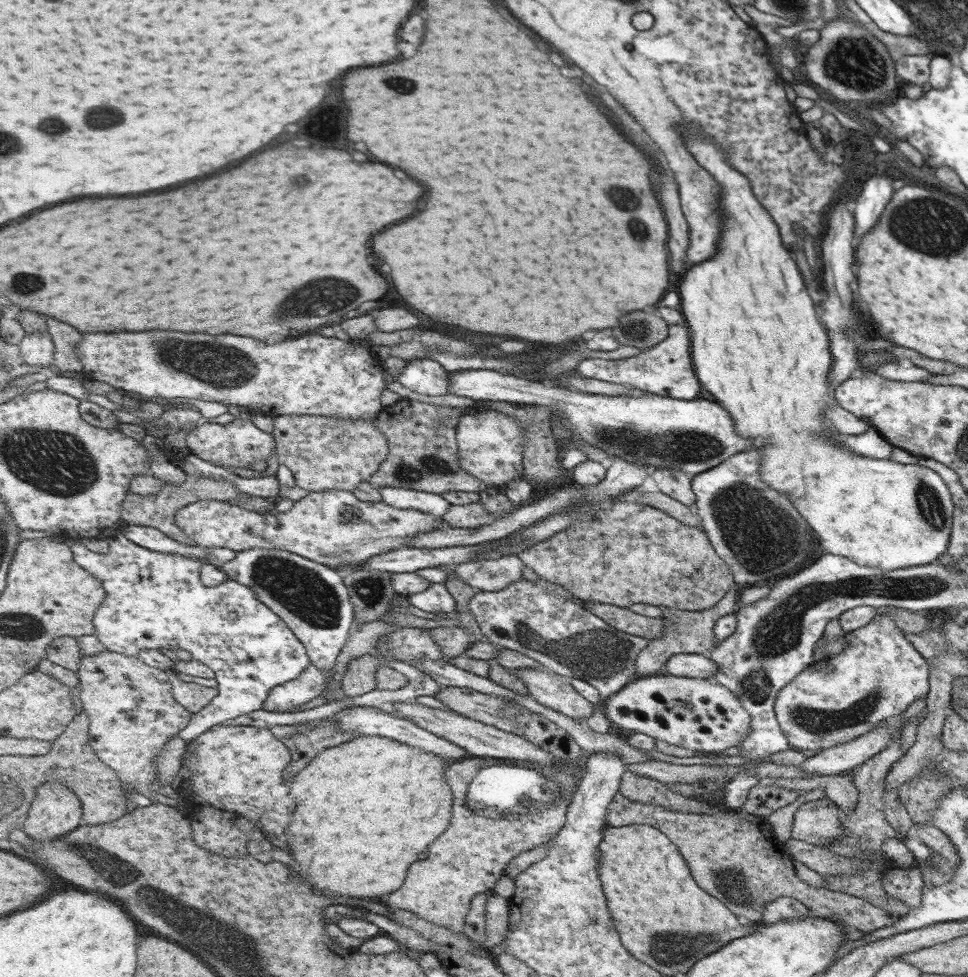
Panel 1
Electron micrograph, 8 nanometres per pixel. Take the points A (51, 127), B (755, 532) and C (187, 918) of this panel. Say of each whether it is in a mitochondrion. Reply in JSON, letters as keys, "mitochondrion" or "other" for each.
{"A":"mitochondrion","B":"mitochondrion","C":"mitochondrion"}

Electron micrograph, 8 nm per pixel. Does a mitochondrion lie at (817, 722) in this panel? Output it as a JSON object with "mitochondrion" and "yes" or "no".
{"mitochondrion":"yes"}

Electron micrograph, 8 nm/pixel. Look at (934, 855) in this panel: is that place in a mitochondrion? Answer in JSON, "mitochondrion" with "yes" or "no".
{"mitochondrion":"no"}

